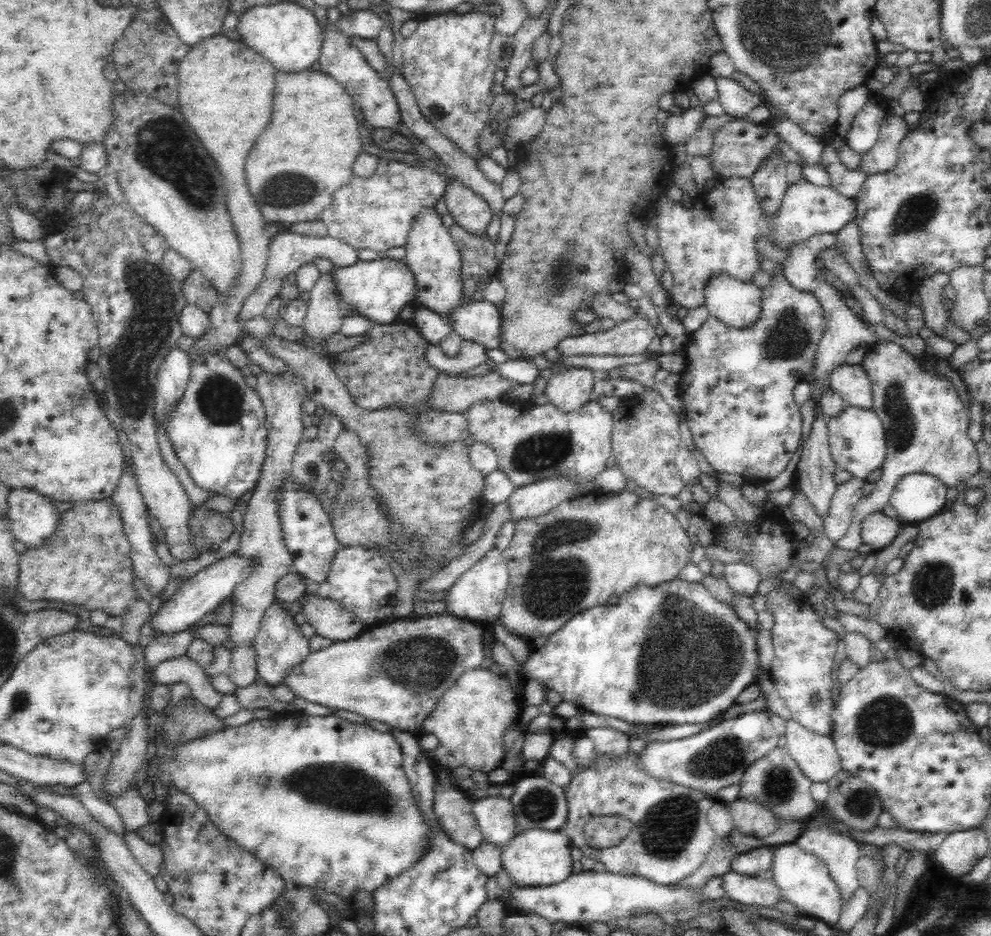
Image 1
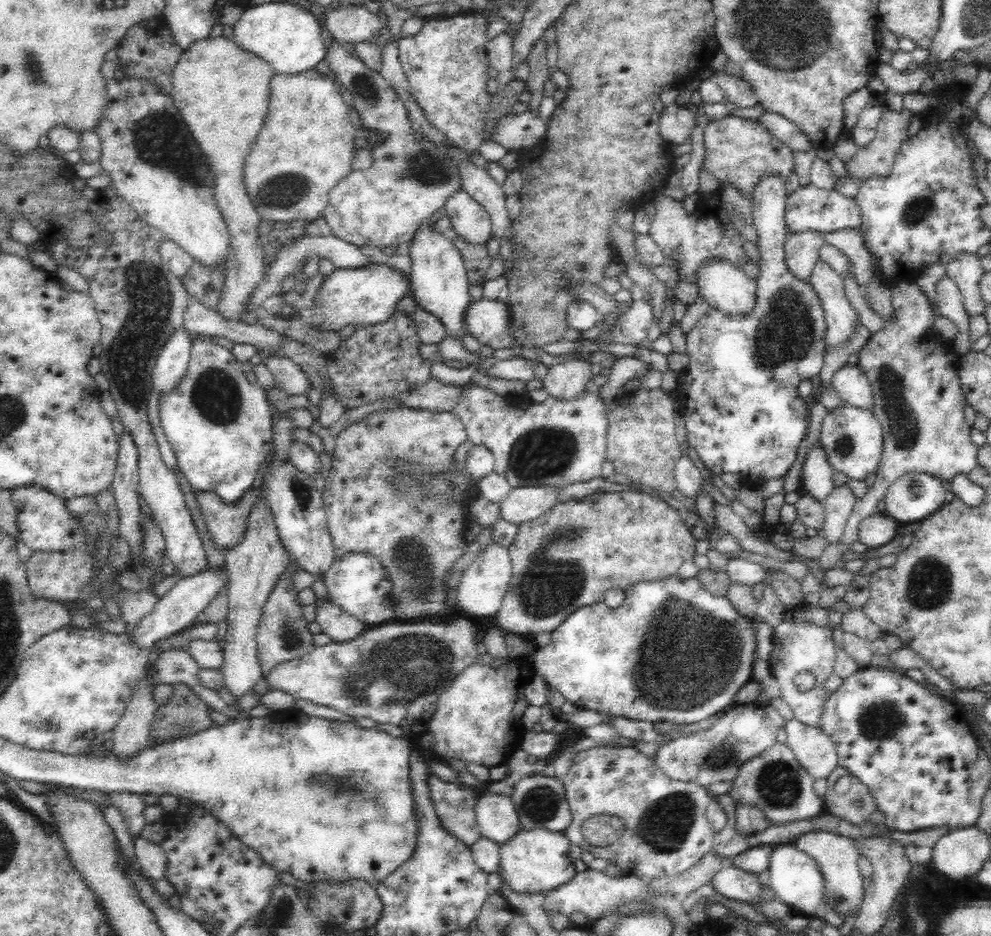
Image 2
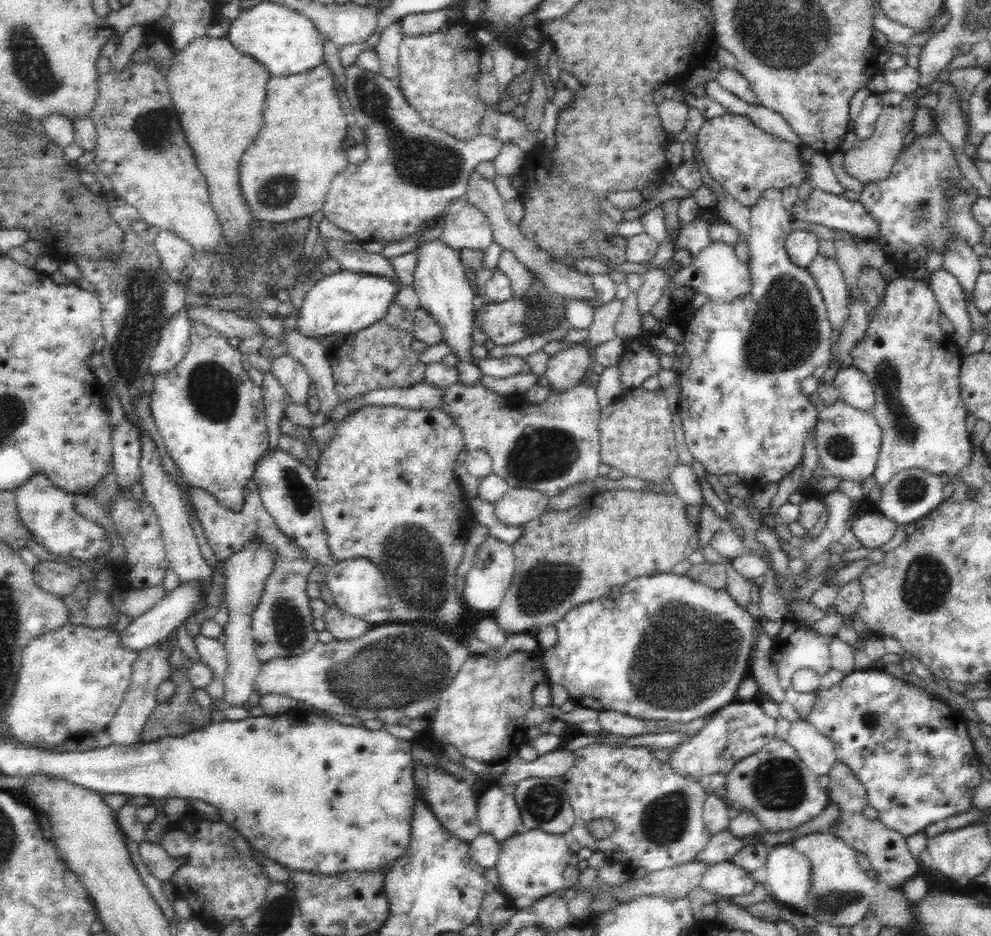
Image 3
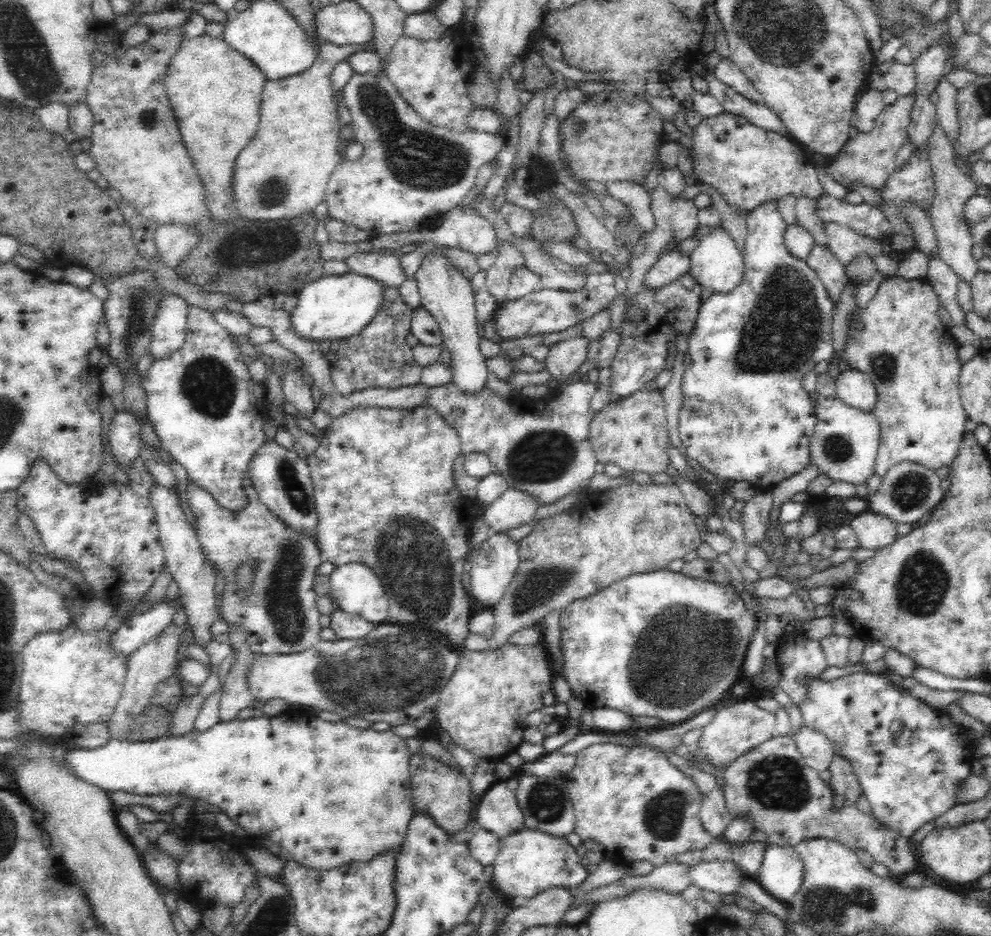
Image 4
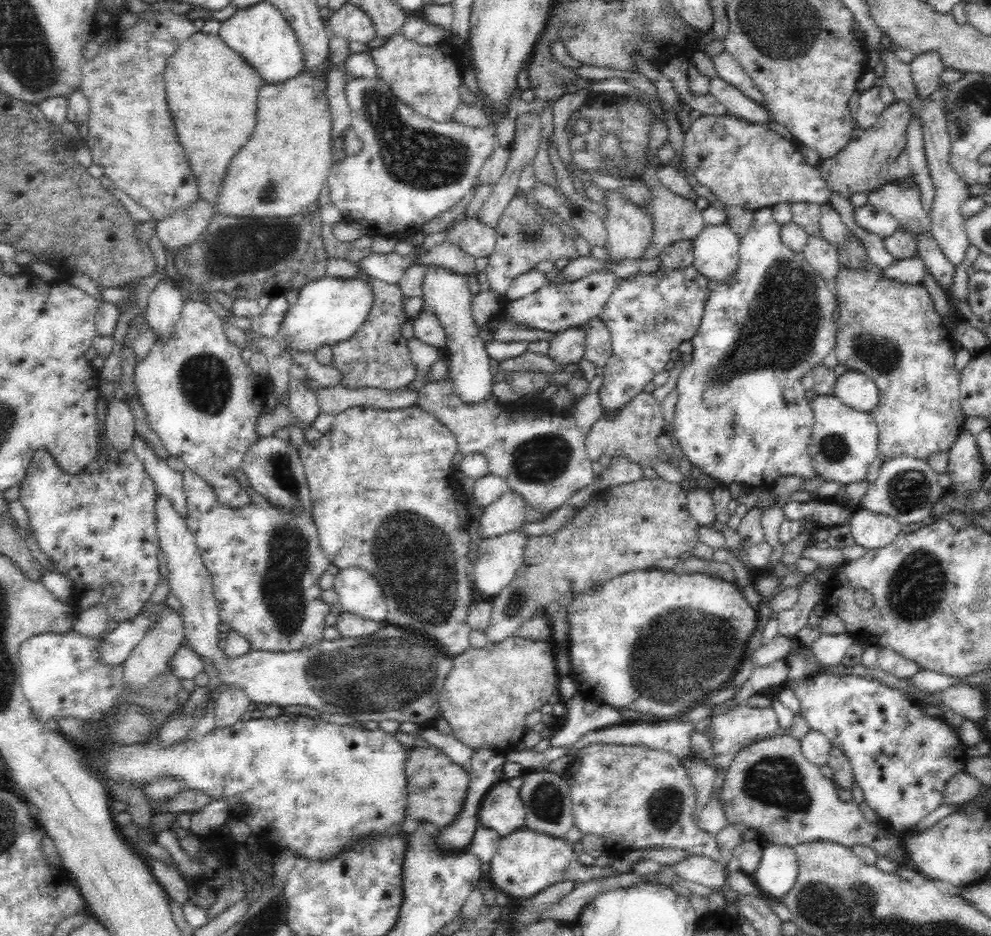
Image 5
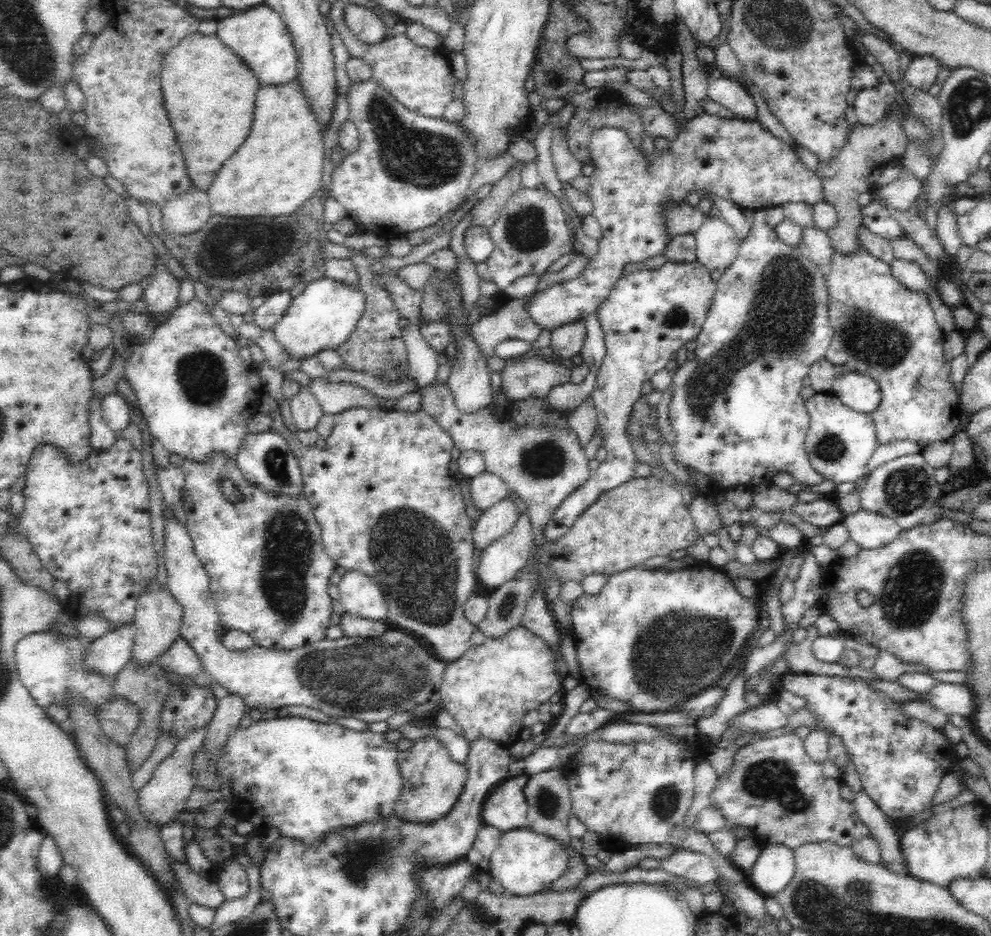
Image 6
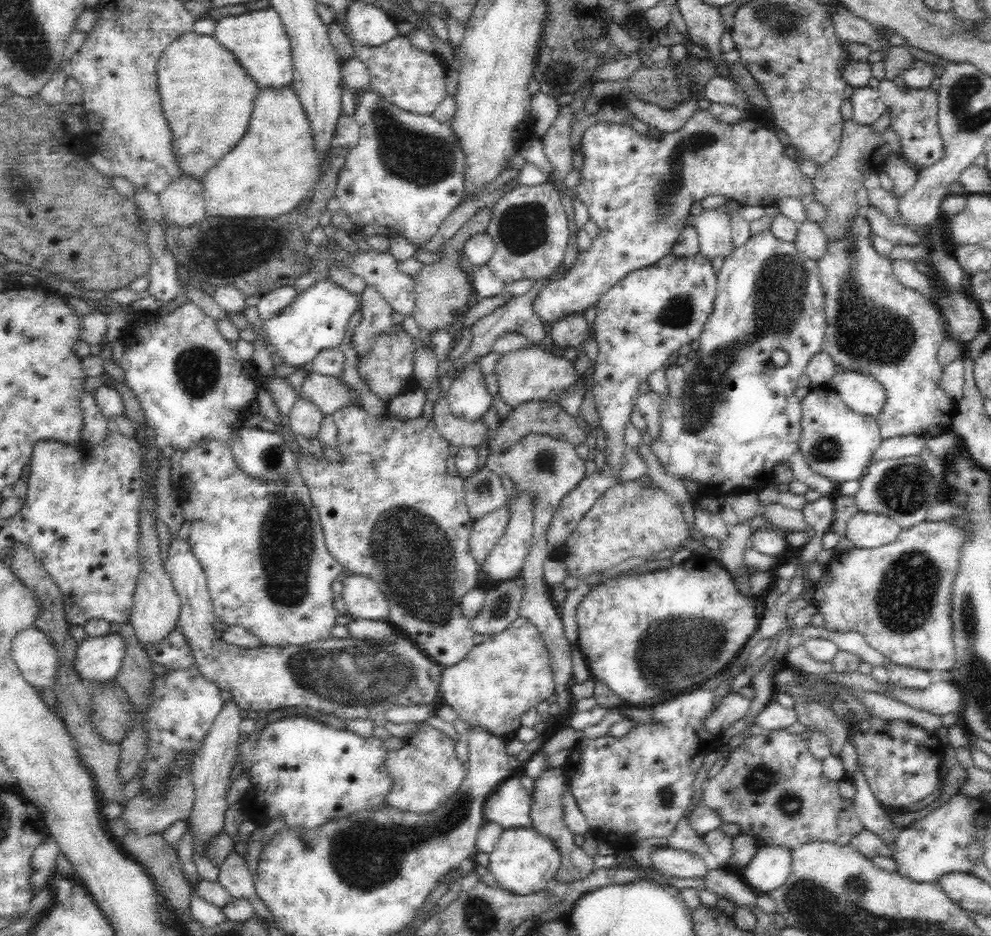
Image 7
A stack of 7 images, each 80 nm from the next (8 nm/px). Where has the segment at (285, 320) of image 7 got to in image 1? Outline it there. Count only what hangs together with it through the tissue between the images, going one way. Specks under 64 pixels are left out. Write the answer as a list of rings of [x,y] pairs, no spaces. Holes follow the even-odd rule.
[[[385,255],[382,260],[359,261],[350,266],[338,267],[335,272],[335,286],[337,294],[342,299],[344,316],[350,311],[356,311],[376,324],[390,324],[390,322],[399,319],[400,310],[417,298],[417,283],[408,264],[404,260],[390,260]]]

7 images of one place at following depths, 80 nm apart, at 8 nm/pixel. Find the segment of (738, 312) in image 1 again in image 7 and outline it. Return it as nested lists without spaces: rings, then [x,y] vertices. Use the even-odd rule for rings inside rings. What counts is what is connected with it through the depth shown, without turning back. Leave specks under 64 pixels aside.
[[[717,208],[702,211],[694,220],[693,227],[698,232],[699,254],[702,257],[711,262],[719,256],[726,259],[733,254],[732,226],[726,212]]]

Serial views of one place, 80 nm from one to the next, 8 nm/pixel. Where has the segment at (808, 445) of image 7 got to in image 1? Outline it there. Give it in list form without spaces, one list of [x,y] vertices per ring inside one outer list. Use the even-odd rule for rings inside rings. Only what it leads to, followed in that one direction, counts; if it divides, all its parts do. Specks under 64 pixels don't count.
[[[848,405],[834,418],[826,417],[830,453],[838,470],[848,470],[853,477],[865,479],[882,466],[886,456],[886,433],[882,421],[872,409]]]

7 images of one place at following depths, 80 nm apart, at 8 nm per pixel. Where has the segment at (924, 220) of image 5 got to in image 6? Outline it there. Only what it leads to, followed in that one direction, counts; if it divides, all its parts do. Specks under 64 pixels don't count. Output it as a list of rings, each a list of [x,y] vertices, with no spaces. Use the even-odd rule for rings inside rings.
[[[900,165],[900,169],[902,174],[890,184],[876,186],[875,198],[883,200],[892,209],[911,213],[912,206],[916,204],[916,198],[920,194],[920,181],[905,166]]]

